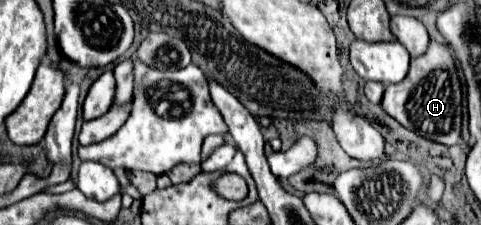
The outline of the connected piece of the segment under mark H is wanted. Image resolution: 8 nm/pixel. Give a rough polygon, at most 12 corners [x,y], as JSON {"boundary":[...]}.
{"boundary":[[445,44],[411,58],[381,102],[433,142],[461,142],[461,84]]}

